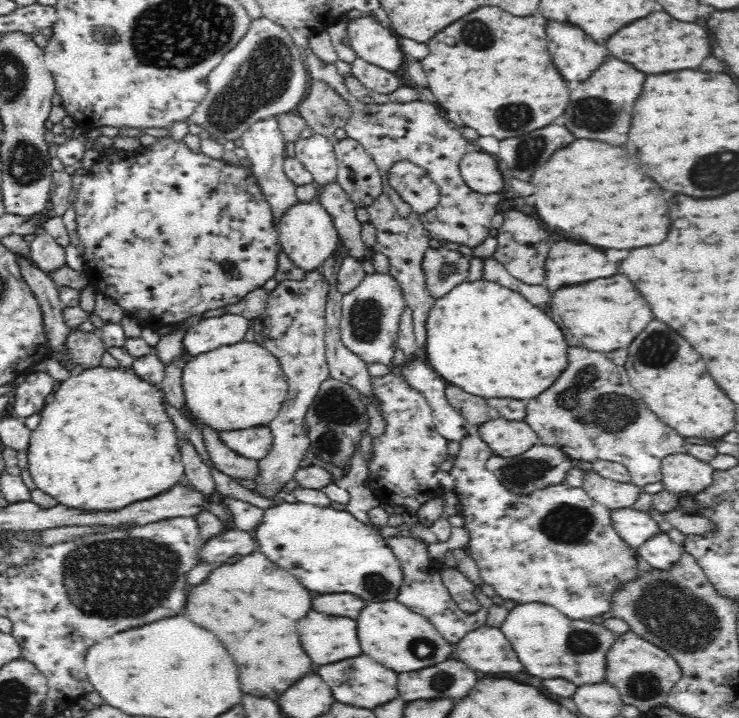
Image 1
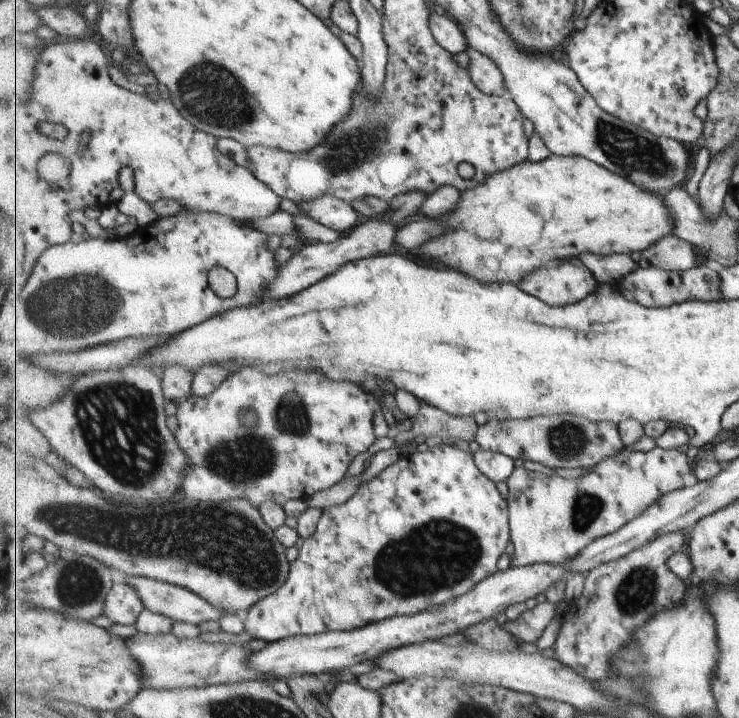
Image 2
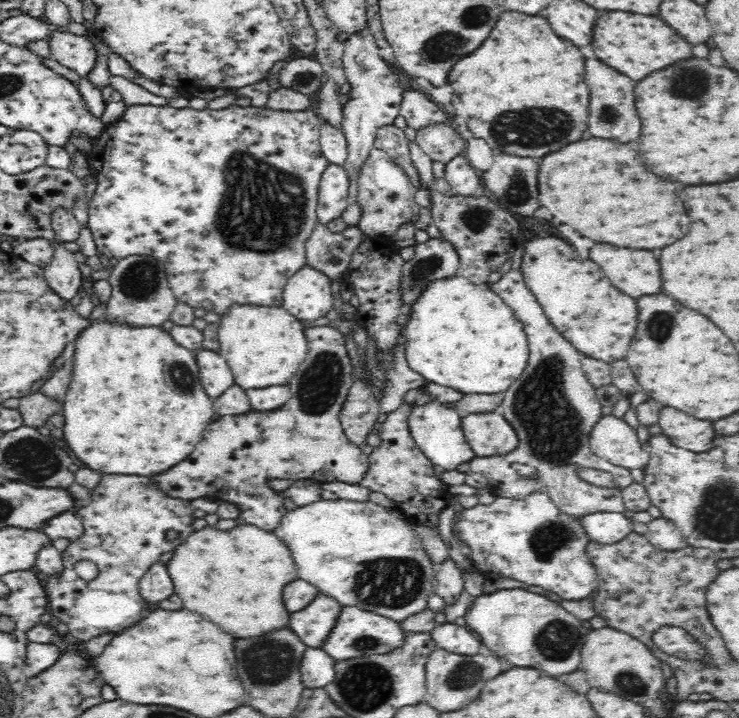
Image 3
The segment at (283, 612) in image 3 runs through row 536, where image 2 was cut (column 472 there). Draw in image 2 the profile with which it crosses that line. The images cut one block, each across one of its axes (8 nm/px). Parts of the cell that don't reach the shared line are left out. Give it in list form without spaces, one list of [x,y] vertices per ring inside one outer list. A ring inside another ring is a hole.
[[[551,155],[542,161],[523,161],[490,174],[484,178],[483,182],[480,182],[472,189],[460,191],[461,198],[459,206],[453,214],[447,213],[445,218],[439,220],[441,226],[447,228],[447,232],[442,235],[431,237],[419,250],[415,251],[417,255],[429,262],[431,265],[439,266],[439,268],[453,269],[460,273],[467,274],[467,276],[473,276],[477,278],[479,282],[499,282],[499,283],[513,283],[515,285],[521,285],[525,277],[529,277],[533,272],[537,272],[541,269],[547,269],[555,262],[559,260],[567,260],[569,258],[576,258],[585,253],[609,256],[614,254],[629,255],[631,252],[643,252],[648,249],[649,246],[660,241],[660,238],[667,235],[673,235],[673,219],[672,211],[664,203],[664,198],[661,195],[654,195],[653,193],[644,191],[639,188],[634,182],[629,179],[625,180],[623,176],[617,176],[613,174],[613,171],[609,172],[608,168],[603,165],[597,164],[597,162],[589,160],[583,156],[563,156],[563,155]]]

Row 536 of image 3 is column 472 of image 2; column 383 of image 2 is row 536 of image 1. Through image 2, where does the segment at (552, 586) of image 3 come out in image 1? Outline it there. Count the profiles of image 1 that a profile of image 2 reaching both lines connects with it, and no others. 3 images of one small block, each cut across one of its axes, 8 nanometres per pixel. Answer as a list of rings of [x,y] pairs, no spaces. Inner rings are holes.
[[[468,425],[449,473],[455,478],[454,493],[461,504],[459,514],[469,531],[469,554],[477,564],[481,580],[493,586],[504,600],[514,600],[519,605],[549,604],[572,620],[611,612],[616,592],[642,575],[636,564],[637,549],[626,544],[615,531],[611,508],[590,498],[583,487],[572,487],[566,482],[524,495],[510,492],[486,468],[486,461],[494,452],[480,438],[478,429],[478,425]]]

